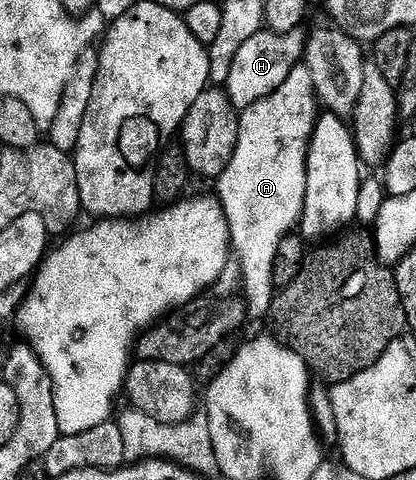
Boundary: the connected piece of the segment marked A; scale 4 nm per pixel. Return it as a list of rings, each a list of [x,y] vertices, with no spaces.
[[[266,98],[247,105],[241,111],[234,155],[228,168],[216,179],[217,193],[230,225],[232,249],[244,258],[240,286],[251,319],[266,320],[270,317],[270,305],[276,293],[274,257],[286,233],[299,225],[306,199],[306,170],[296,170],[296,156],[288,158],[282,154],[282,144],[272,150],[272,142],[278,144],[276,130],[282,128],[274,126],[278,124],[274,122],[278,120],[278,114],[282,114],[282,108],[272,108],[272,102]]]

